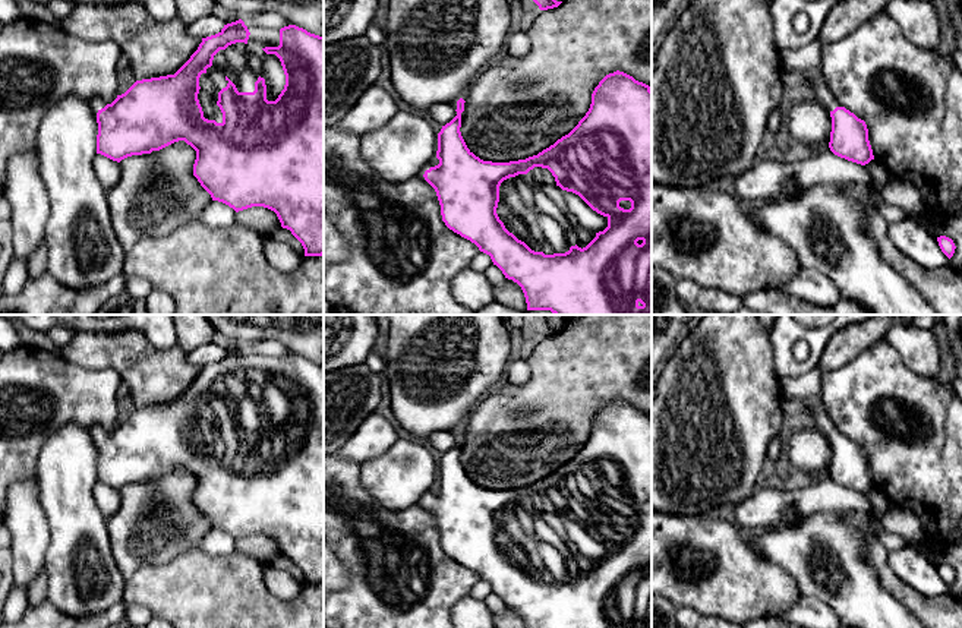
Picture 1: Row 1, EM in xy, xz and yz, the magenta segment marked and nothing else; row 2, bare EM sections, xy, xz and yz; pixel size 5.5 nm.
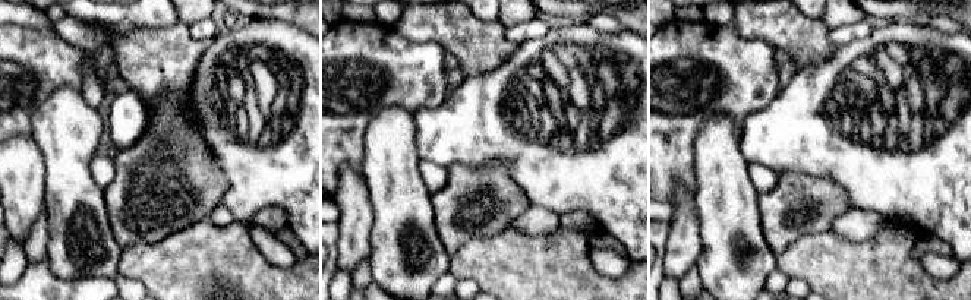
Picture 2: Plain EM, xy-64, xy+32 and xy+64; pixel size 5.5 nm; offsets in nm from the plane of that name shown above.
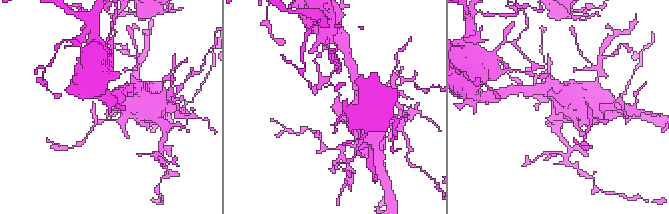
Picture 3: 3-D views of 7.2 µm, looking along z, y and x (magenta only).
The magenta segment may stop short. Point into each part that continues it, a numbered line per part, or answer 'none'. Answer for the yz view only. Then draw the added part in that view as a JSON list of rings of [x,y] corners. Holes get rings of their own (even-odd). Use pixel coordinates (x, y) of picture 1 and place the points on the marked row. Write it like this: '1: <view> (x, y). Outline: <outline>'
1: yz (807, 60). Outline: [[[813,41],[798,50],[779,51],[779,61],[783,72],[799,72],[808,79],[823,107],[829,111],[838,107],[823,76],[821,44],[819,41]]]

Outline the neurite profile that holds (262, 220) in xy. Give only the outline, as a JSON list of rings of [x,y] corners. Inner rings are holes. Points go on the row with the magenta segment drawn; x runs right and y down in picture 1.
[[[252,206],[236,212],[236,223],[255,230],[259,234],[269,234],[281,227],[277,214],[264,206]]]

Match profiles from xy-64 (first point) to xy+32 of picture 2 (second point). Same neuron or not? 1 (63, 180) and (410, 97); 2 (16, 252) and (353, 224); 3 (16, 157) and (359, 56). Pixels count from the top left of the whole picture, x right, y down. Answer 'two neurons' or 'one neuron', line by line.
1: two neurons
2: two neurons
3: two neurons

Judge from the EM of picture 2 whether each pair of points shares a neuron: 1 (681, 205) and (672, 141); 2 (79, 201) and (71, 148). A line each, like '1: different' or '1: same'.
1: different
2: same

